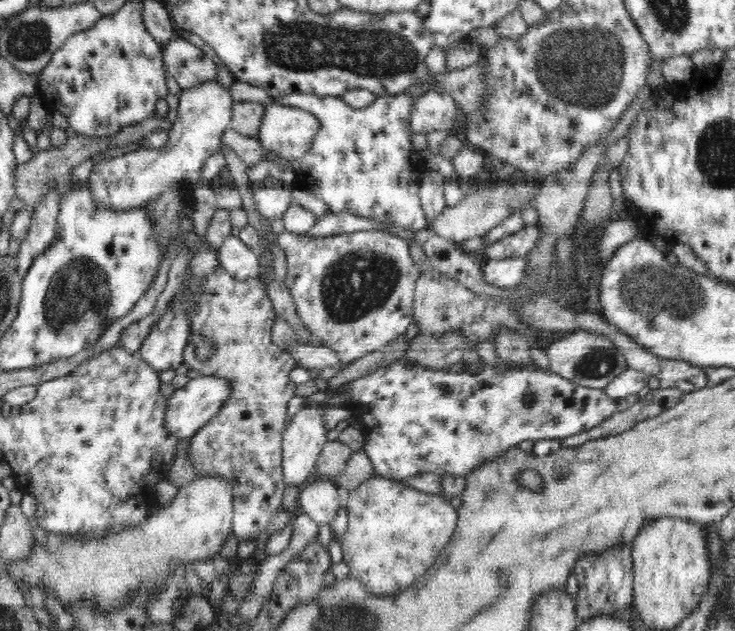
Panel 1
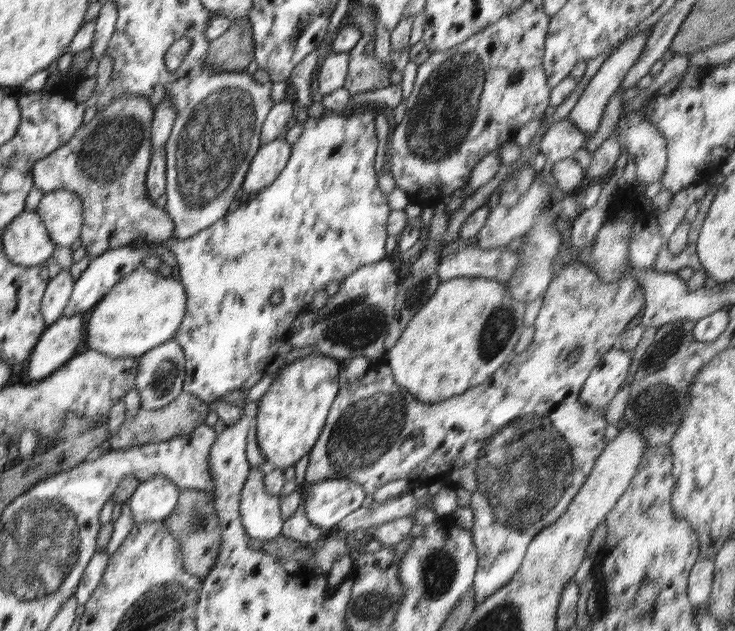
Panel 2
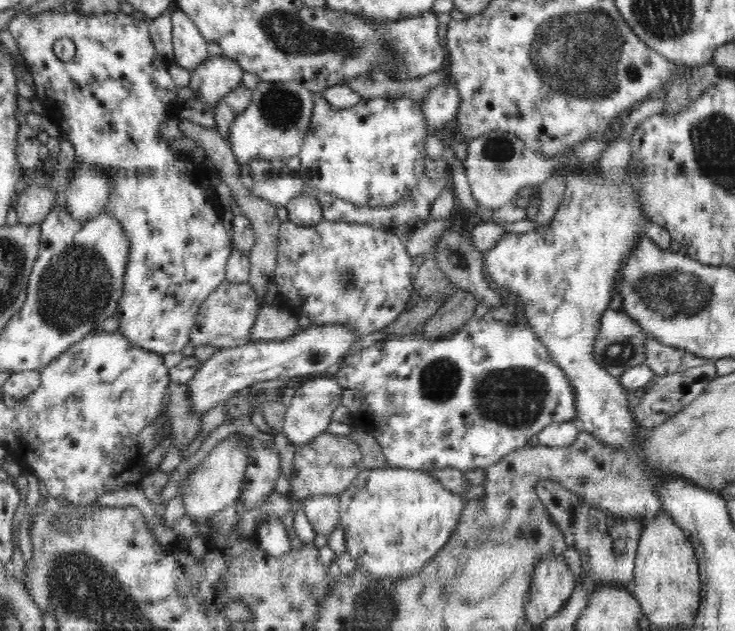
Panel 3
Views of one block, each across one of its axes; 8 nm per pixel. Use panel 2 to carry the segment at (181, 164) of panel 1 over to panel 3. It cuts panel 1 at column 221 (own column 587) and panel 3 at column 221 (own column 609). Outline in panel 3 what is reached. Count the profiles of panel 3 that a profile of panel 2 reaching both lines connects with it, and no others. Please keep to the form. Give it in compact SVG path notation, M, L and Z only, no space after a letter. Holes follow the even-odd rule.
M223 54L208 56L205 62L191 71L189 87L198 93L198 100L214 109L218 106L218 100L241 86L243 74L242 67L236 60L230 60Z

